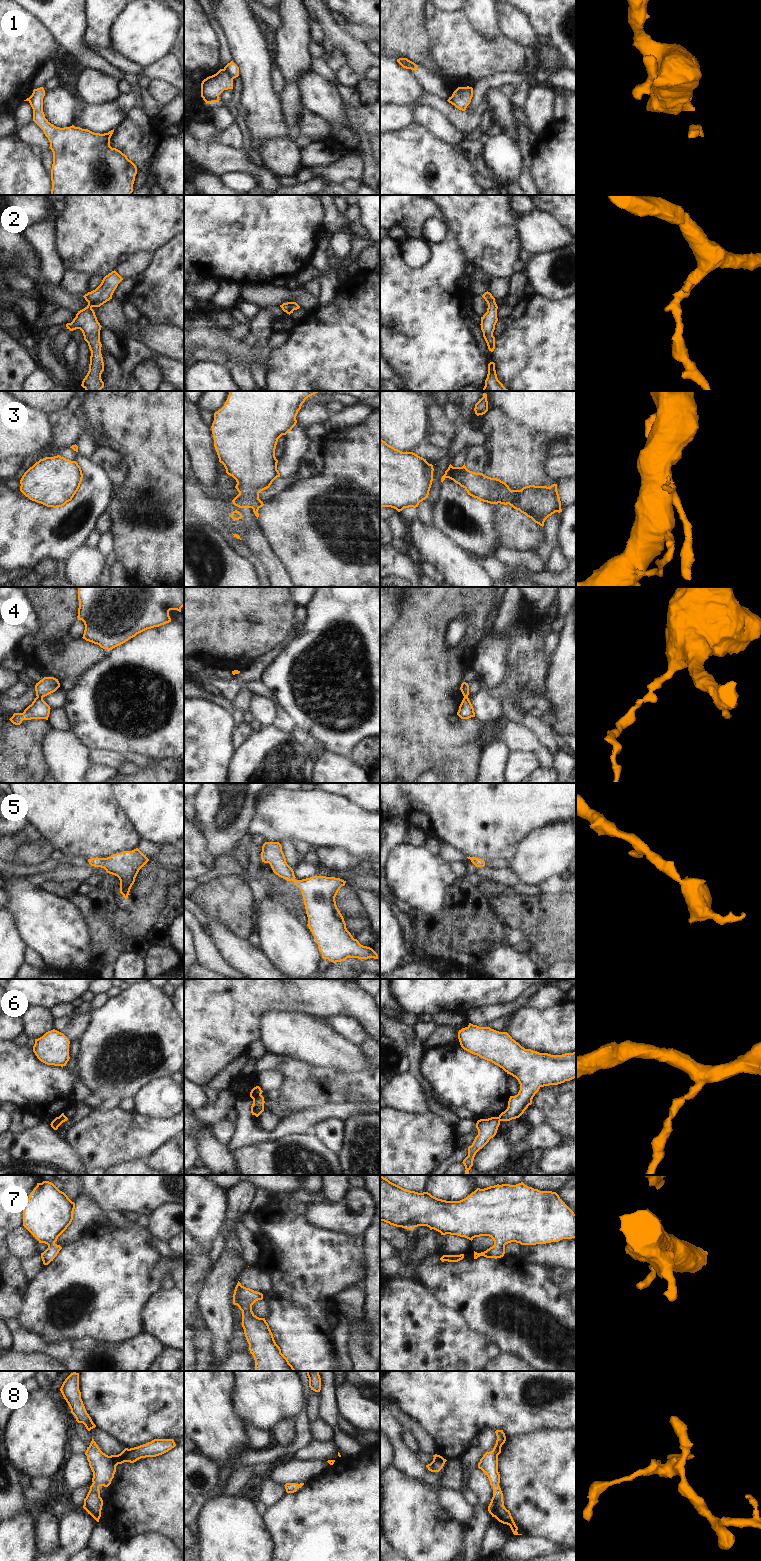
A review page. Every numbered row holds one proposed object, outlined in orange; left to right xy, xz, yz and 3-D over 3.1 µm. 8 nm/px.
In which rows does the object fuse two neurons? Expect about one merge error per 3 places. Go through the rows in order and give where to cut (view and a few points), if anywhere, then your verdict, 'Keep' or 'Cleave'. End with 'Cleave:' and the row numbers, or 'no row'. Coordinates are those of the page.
1: Split along xz (224, 68), (233, 78). Cleave
2: No split. Keep
3: Split along xz (276, 470), (277, 476). Cleave
4: Split along xy (37, 696), (42, 698). Cleave
5: No split. Keep
6: Split along xz (260, 1094), (252, 1098). Cleave
7: No split. Keep
8: No split. Keep
Cleave: 1, 3, 4, 6.

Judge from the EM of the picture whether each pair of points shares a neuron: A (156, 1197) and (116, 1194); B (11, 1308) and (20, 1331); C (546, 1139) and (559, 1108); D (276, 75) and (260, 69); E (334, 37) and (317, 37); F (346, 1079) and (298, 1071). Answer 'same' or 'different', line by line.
A: same
B: different
C: different
D: different
E: different
F: same

